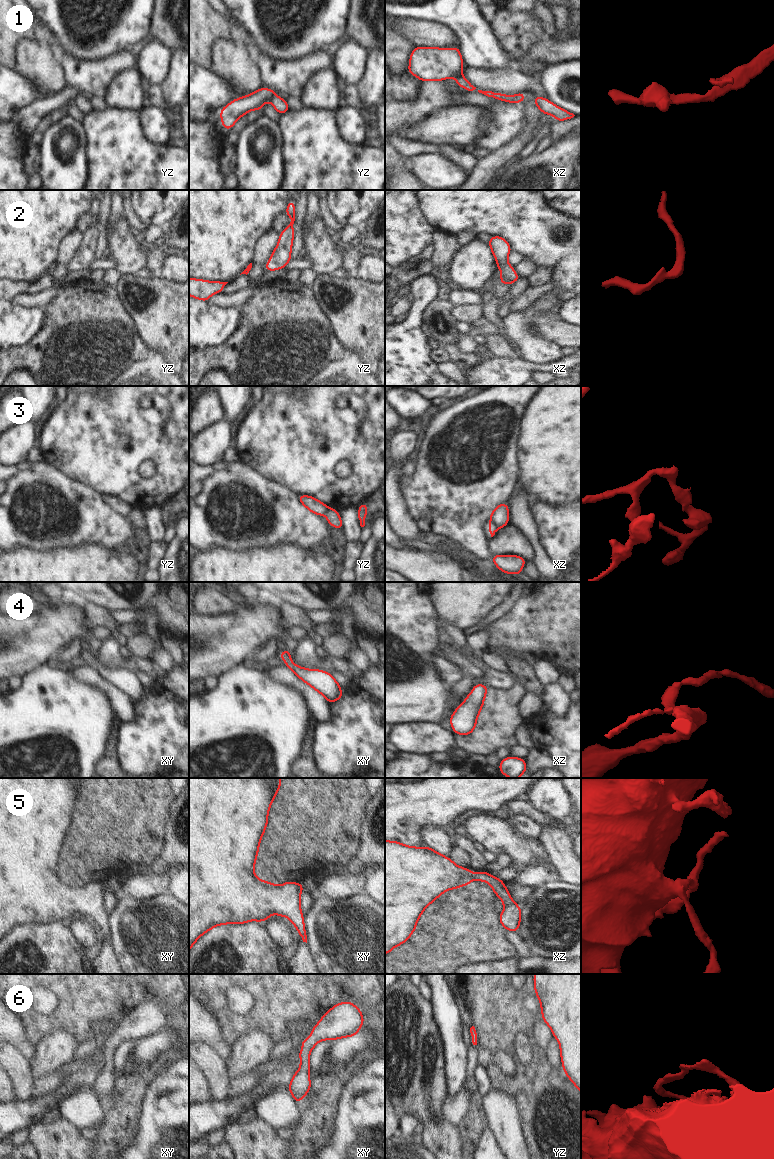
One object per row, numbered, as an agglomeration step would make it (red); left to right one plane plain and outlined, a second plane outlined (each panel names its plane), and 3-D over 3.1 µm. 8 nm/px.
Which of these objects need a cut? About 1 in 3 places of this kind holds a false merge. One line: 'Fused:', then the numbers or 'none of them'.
Fused: 1, 3

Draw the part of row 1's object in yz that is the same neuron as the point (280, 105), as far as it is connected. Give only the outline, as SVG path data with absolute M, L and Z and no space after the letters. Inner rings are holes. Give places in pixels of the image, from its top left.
M274 94L274 96L270 100L271 104L273 105L274 109L280 114L283 115L286 113L289 109L287 100L284 100L283 98L277 96Z

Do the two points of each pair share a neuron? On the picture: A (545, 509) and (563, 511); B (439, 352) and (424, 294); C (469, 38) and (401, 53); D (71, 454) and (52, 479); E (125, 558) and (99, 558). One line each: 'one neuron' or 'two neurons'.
A: one neuron
B: two neurons
C: two neurons
D: two neurons
E: one neuron

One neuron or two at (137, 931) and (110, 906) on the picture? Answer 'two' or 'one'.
two

